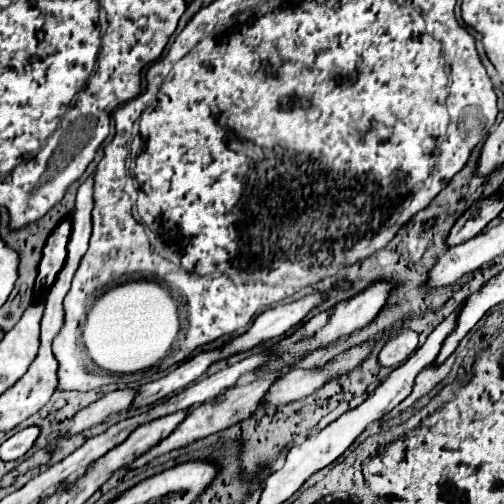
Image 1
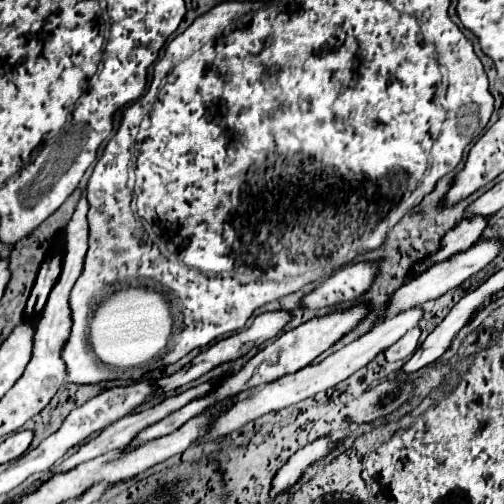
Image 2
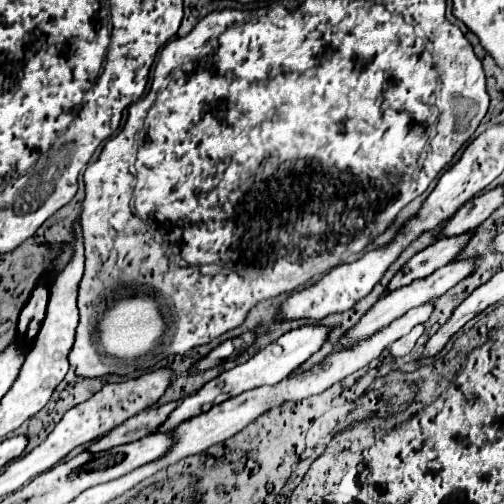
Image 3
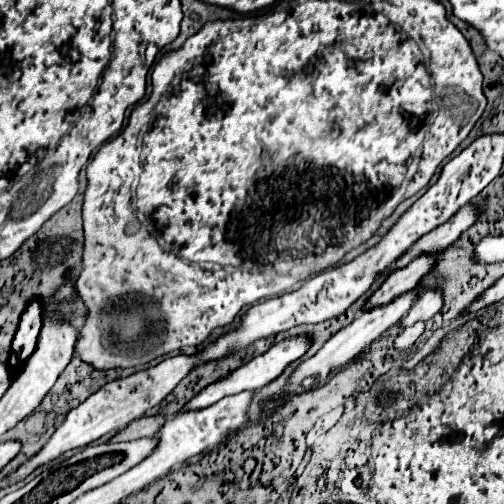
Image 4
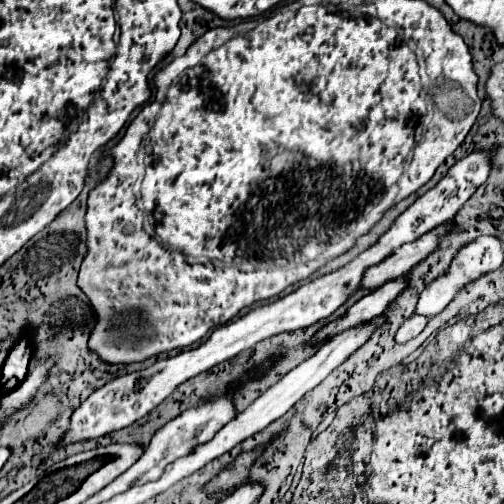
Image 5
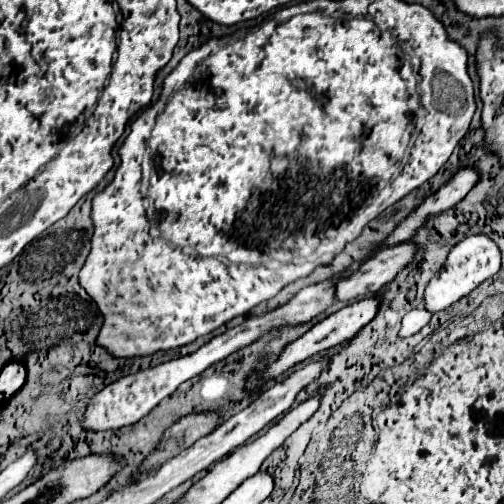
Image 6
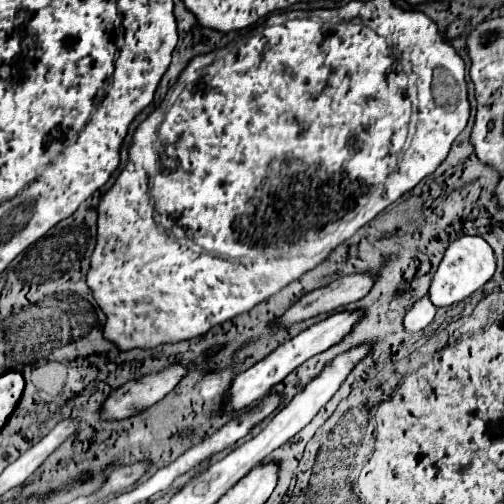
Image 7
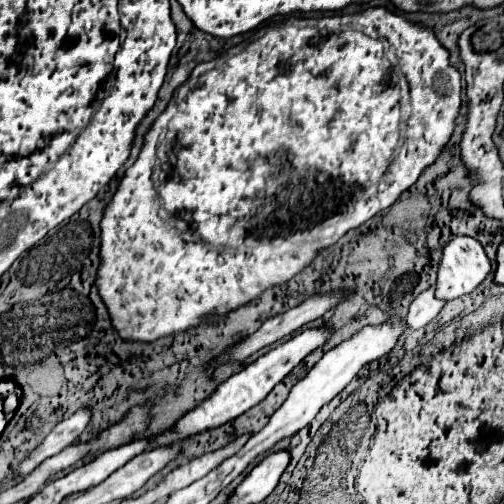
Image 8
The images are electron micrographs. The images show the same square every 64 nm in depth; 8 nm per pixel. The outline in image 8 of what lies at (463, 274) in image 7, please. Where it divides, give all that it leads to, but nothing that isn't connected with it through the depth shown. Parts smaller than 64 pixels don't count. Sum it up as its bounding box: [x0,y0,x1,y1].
[436,236,492,302]

